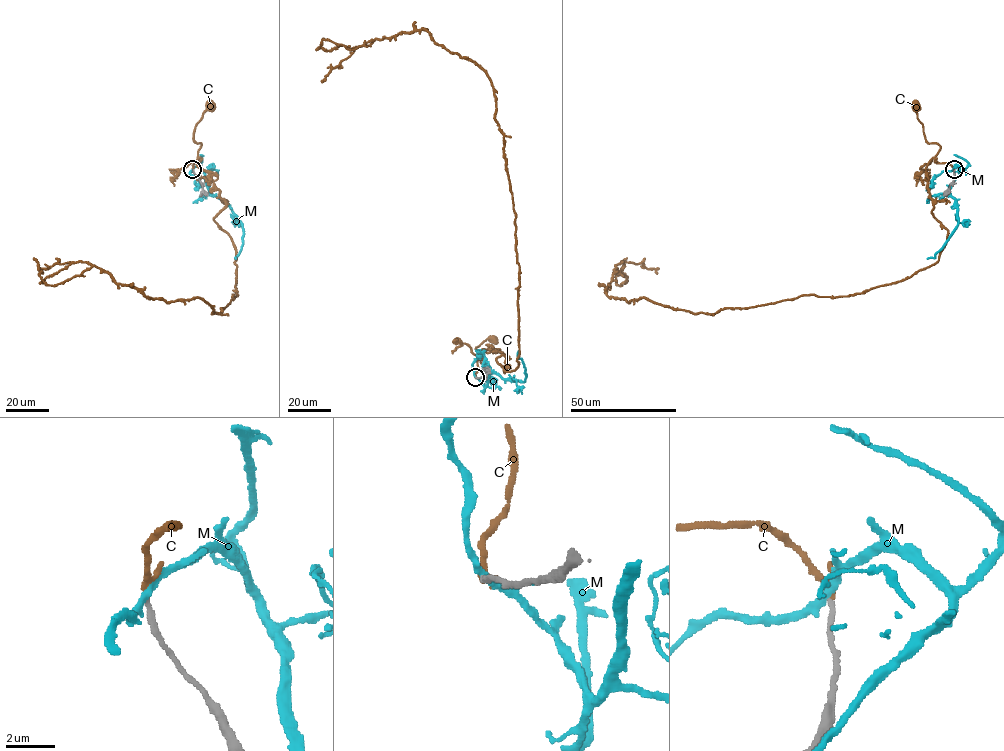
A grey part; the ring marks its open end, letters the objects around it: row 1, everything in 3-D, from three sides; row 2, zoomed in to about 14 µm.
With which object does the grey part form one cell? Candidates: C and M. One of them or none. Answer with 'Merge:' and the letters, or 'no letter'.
Merge: C

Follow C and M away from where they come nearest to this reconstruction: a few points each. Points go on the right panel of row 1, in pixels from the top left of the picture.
C: (954, 169), (948, 163), (938, 163), (933, 157), (939, 146), (925, 140), (916, 104)
M: (953, 169), (959, 165), (964, 170), (949, 191), (957, 205), (958, 224), (934, 258), (927, 259)

